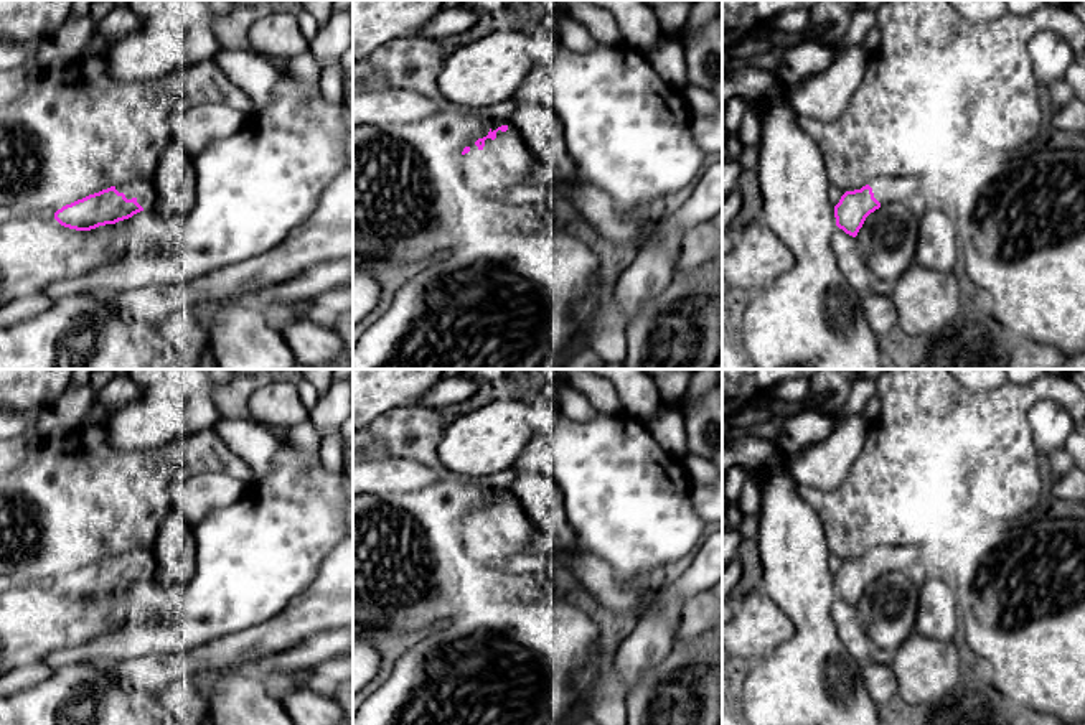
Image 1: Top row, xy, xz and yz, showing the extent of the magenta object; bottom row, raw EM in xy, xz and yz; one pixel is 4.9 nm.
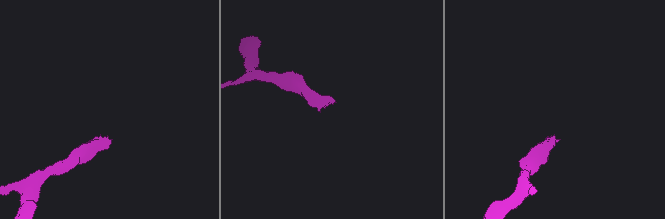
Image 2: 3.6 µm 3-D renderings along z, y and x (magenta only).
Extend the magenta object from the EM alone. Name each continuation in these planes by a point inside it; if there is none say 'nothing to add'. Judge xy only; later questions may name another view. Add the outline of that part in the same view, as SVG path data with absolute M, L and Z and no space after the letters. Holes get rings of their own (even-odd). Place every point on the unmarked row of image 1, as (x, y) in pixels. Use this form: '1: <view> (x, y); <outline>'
1: xy (144, 561); M150 549L119 554L115 559L124 562L127 568L135 567L143 578L152 577L157 568L155 555Z

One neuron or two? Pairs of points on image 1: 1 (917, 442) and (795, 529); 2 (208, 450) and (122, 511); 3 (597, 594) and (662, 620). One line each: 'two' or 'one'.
1: two
2: one
3: two

